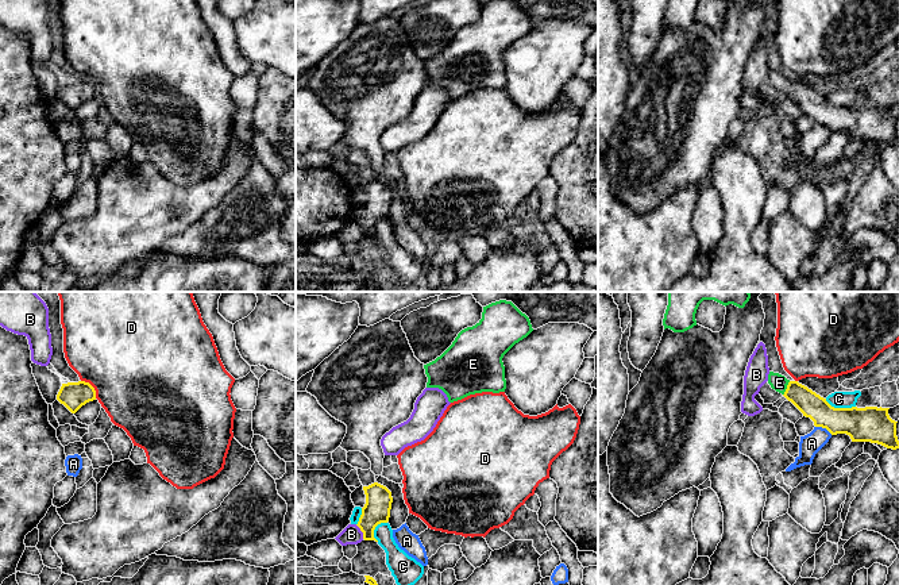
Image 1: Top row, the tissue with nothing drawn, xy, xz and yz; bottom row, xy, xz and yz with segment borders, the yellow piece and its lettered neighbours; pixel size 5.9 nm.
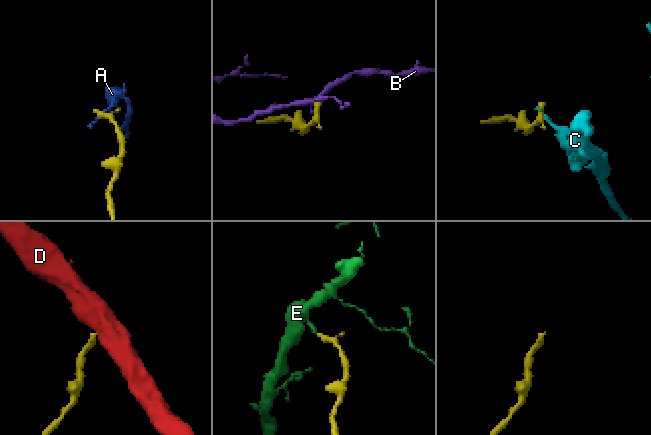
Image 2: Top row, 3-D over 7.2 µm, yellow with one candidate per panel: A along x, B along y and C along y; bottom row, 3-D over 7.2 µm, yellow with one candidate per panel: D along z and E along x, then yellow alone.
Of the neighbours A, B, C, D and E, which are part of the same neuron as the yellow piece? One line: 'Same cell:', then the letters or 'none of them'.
Same cell: E

